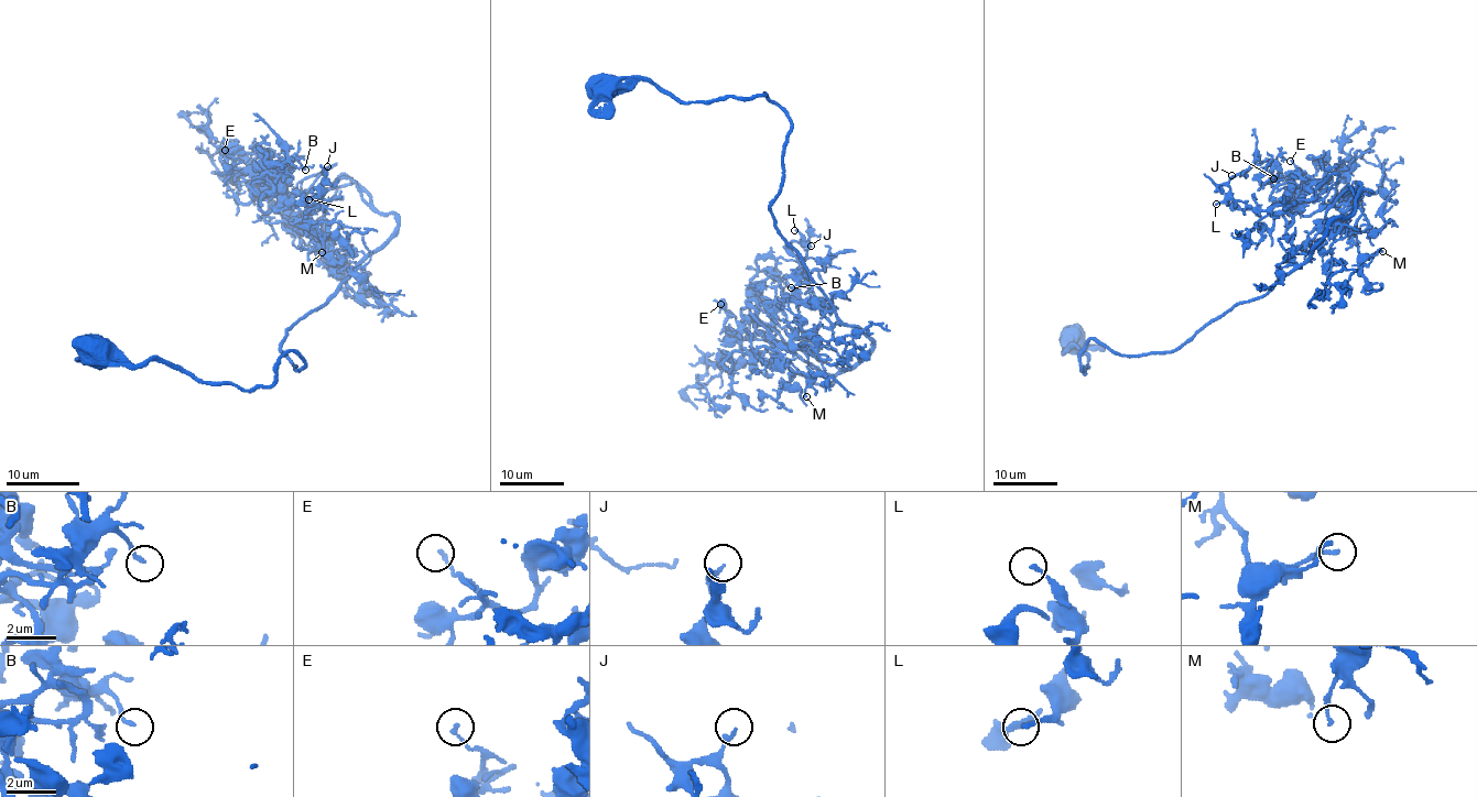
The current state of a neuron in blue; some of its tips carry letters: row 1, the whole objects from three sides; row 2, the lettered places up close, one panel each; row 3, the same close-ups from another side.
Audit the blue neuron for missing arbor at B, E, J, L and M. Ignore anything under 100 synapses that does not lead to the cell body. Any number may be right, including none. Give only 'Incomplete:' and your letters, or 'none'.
Incomplete: E

